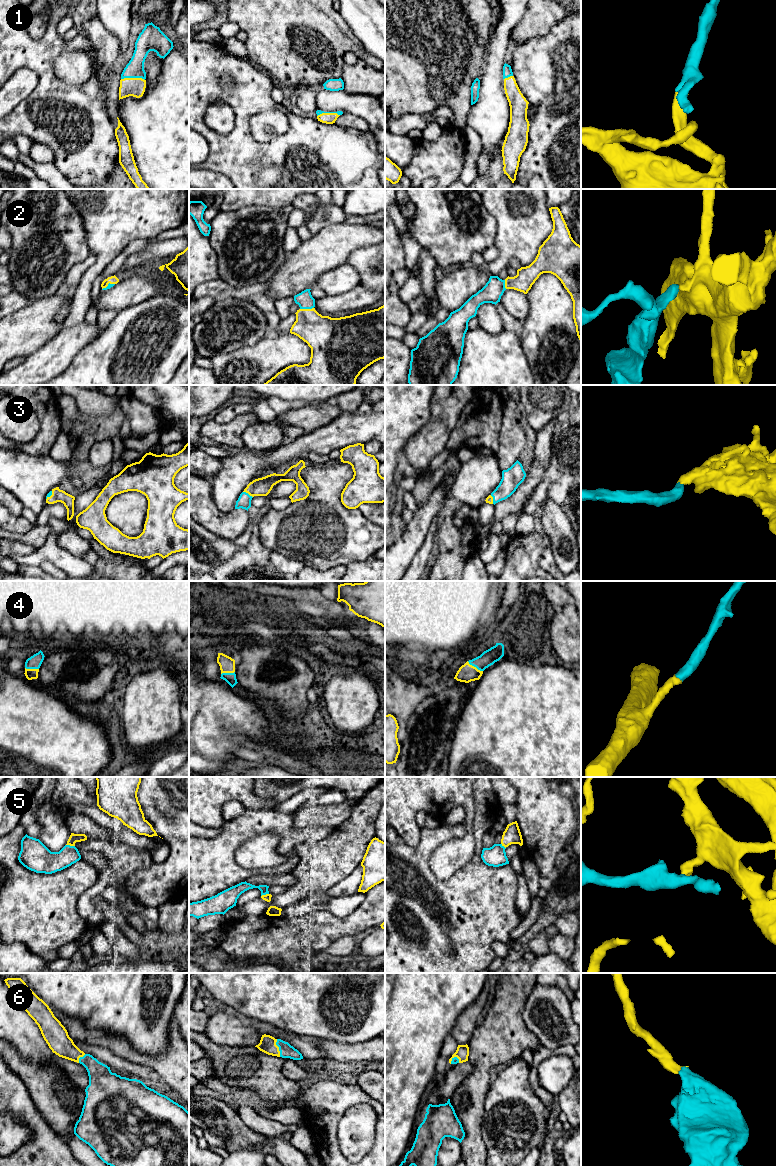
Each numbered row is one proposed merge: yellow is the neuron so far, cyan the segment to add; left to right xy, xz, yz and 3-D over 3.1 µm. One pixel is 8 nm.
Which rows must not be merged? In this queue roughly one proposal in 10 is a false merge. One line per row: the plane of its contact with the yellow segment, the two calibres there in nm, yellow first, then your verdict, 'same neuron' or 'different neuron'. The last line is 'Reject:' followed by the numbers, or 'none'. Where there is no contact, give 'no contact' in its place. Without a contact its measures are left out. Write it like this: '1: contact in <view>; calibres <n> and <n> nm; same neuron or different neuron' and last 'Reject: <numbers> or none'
1: contact in xy; calibres 150 and 140 nm; same neuron
2: contact in xz; calibres 300 and 130 nm; same neuron
3: contact in xz; calibres 140 and 110 nm; same neuron
4: contact in yz; calibres 140 and 120 nm; same neuron
5: contact in xy; calibres 70 and 190 nm; same neuron
6: contact in xz; calibres 130 and 110 nm; same neuron
Reject: none

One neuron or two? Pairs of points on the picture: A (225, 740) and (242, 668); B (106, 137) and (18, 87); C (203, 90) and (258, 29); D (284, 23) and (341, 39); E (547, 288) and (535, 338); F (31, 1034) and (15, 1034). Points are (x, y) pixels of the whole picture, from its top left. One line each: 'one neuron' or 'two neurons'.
A: two neurons
B: two neurons
C: two neurons
D: one neuron
E: one neuron
F: one neuron

